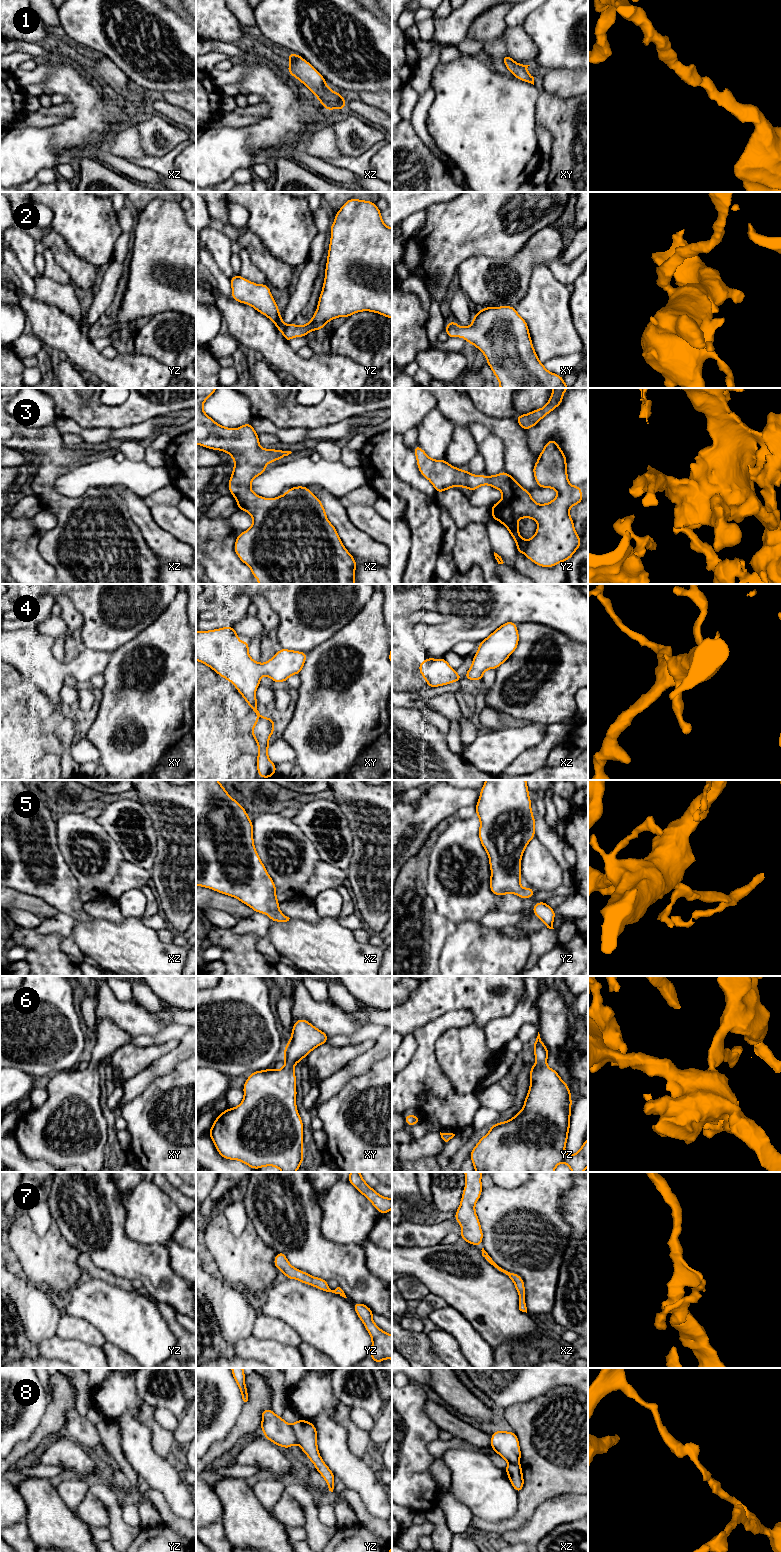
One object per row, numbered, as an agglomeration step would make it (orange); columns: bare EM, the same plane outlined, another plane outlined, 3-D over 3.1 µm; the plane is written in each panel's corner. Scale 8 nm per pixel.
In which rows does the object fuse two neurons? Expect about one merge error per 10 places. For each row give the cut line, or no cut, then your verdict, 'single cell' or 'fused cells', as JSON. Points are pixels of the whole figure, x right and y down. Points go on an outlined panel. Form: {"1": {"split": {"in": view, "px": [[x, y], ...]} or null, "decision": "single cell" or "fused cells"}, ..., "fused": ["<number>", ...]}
{"1": {"split": null, "decision": "single cell"}, "2": {"split": null, "decision": "single cell"}, "3": {"split": null, "decision": "single cell"}, "4": {"split": null, "decision": "single cell"}, "5": {"split": null, "decision": "single cell"}, "6": {"split": null, "decision": "single cell"}, "7": {"split": null, "decision": "single cell"}, "8": {"split": {"in": "yz", "px": [[290, 1425], [297, 1443]]}, "decision": "fused cells"}, "fused": ["8"]}

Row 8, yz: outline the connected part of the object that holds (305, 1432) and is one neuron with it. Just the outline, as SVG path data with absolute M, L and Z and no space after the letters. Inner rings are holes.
M299 1419L291 1426L297 1438L297 1444L308 1456L309 1460L314 1463L316 1470L325 1479L329 1491L333 1492L335 1476L319 1454L316 1427L311 1422L302 1419Z

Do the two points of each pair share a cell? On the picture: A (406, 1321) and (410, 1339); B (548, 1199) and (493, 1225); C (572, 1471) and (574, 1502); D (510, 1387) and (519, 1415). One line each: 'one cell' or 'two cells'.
A: two cells
B: one cell
C: two cells
D: two cells

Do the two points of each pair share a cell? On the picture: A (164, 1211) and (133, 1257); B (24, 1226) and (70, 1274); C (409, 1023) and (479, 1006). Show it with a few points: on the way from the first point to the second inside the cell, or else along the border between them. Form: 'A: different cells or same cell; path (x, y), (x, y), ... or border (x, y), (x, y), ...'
A: different cells; border (124, 1229), (134, 1240), (163, 1245)
B: same cell; path (32, 1238), (58, 1264)
C: same cell; path (426, 1006), (431, 1001), (462, 1001)

